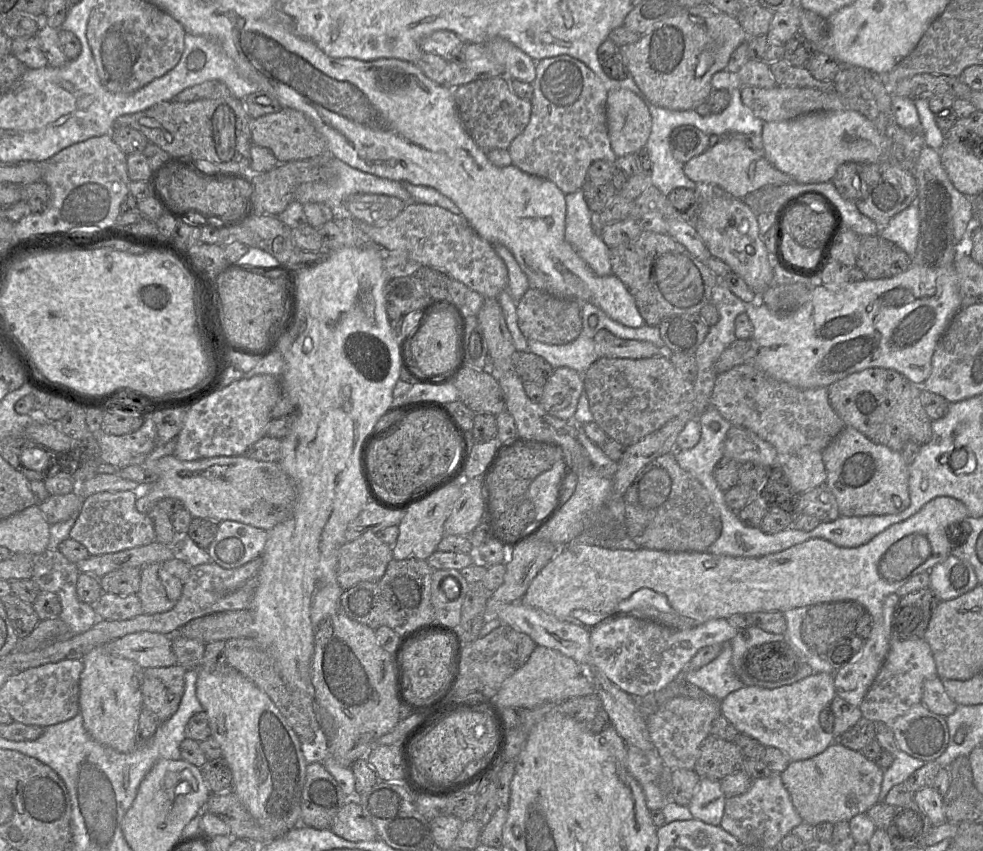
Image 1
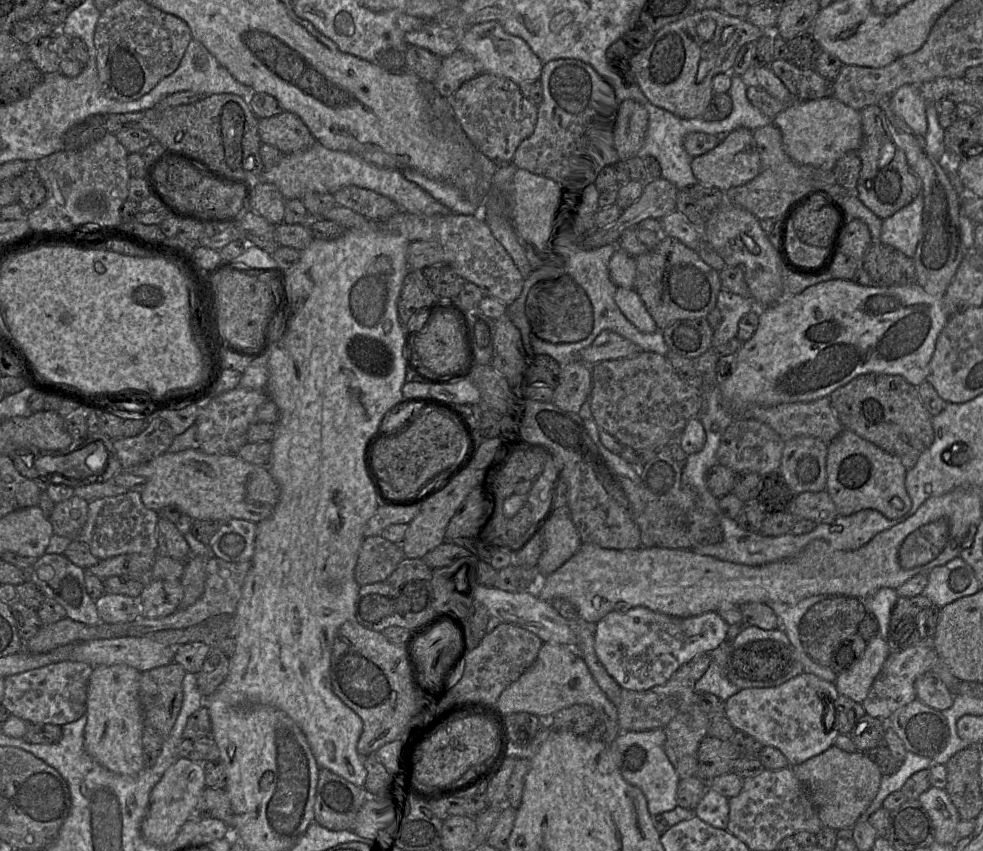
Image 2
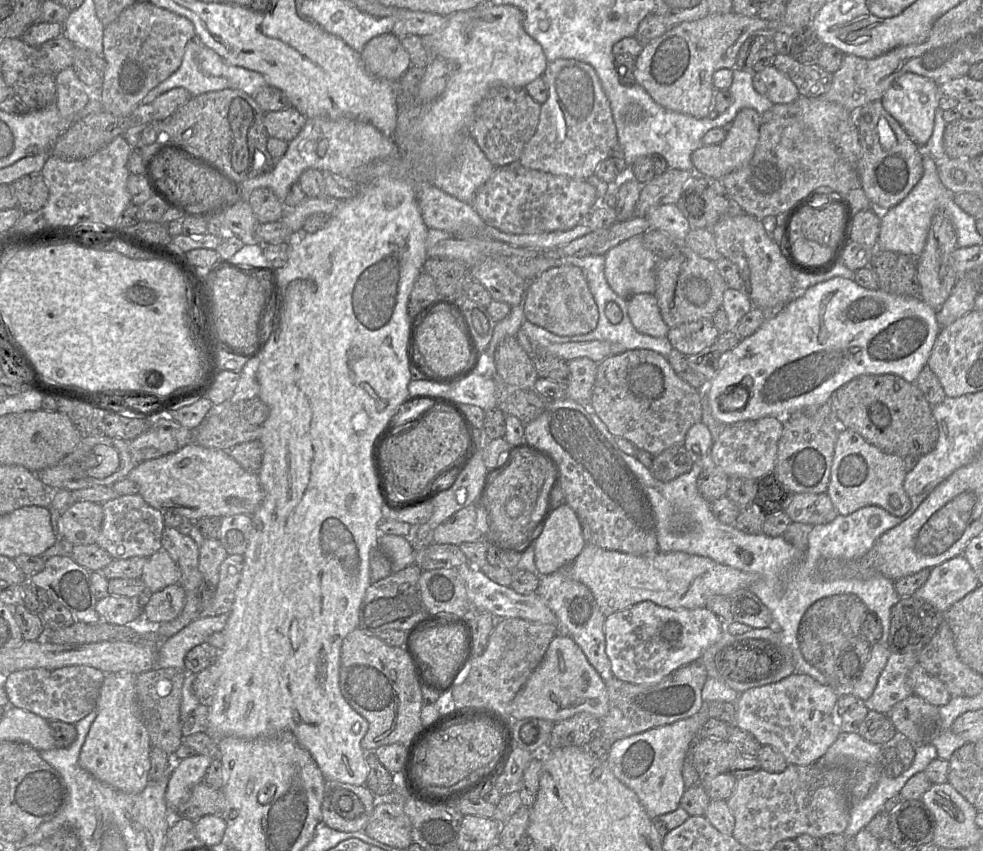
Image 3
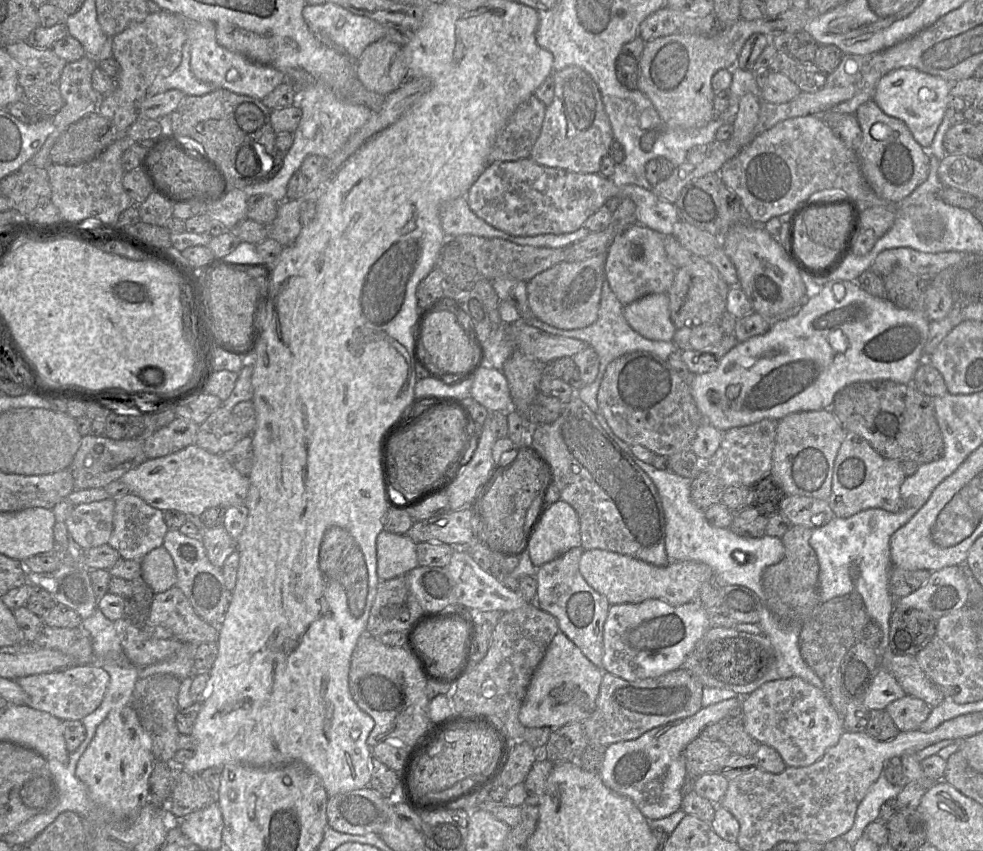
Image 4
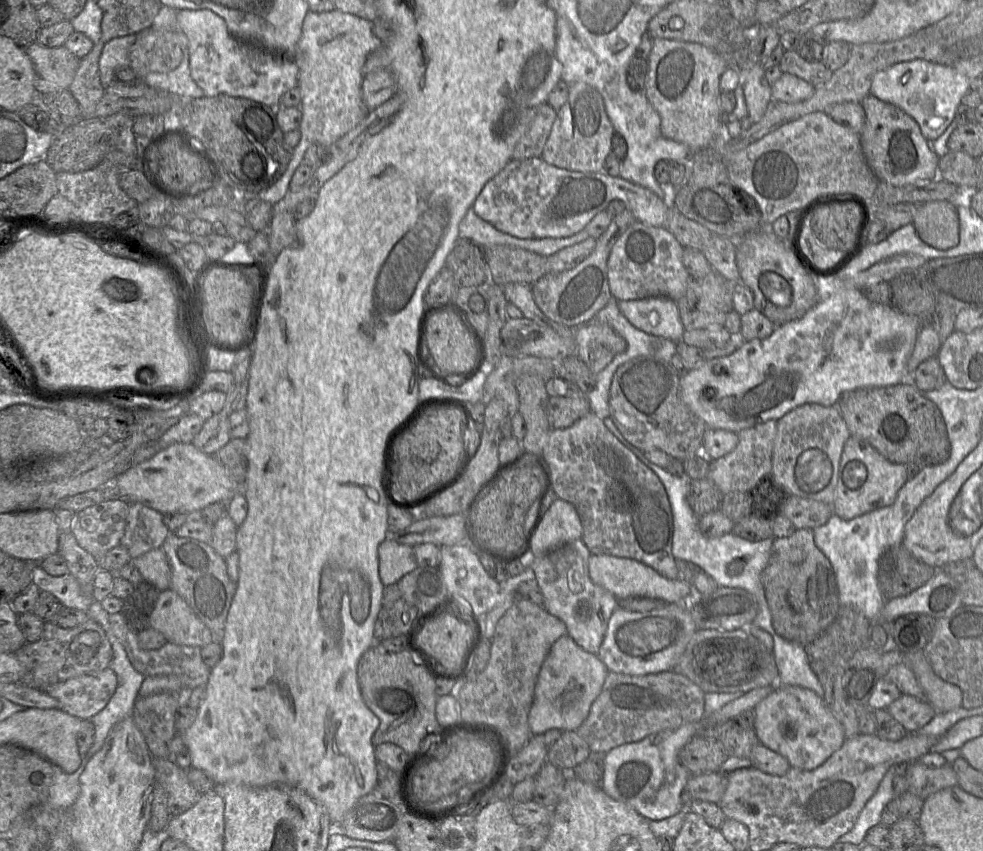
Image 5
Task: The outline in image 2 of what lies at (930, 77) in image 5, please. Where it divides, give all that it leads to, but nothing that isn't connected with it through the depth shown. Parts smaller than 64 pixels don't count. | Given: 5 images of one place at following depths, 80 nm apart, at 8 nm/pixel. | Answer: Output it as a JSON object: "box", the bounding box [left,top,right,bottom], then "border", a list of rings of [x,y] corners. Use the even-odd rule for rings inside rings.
{"box":[890,84,927,136],"border":[[[905,84],[890,97],[893,111],[916,134],[924,136],[927,131],[927,101],[921,95],[918,85]]]}

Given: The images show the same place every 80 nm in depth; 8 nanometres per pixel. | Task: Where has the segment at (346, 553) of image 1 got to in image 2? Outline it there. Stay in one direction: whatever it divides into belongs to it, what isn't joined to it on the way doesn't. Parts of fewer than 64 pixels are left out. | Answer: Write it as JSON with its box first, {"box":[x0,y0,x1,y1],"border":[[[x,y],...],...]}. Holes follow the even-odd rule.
{"box":[355,535,404,586],"border":[[[380,535],[366,537],[358,553],[355,580],[360,586],[383,581],[404,558],[401,544],[390,542]]]}

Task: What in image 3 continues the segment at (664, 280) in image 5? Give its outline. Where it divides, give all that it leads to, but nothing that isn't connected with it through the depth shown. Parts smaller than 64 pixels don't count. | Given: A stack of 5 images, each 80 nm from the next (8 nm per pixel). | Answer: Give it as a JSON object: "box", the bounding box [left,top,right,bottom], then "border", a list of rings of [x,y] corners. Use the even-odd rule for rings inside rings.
{"box":[605,235,658,299],"border":[[[643,235],[634,236],[605,254],[605,277],[612,290],[624,299],[654,293],[658,258],[646,248]]]}

